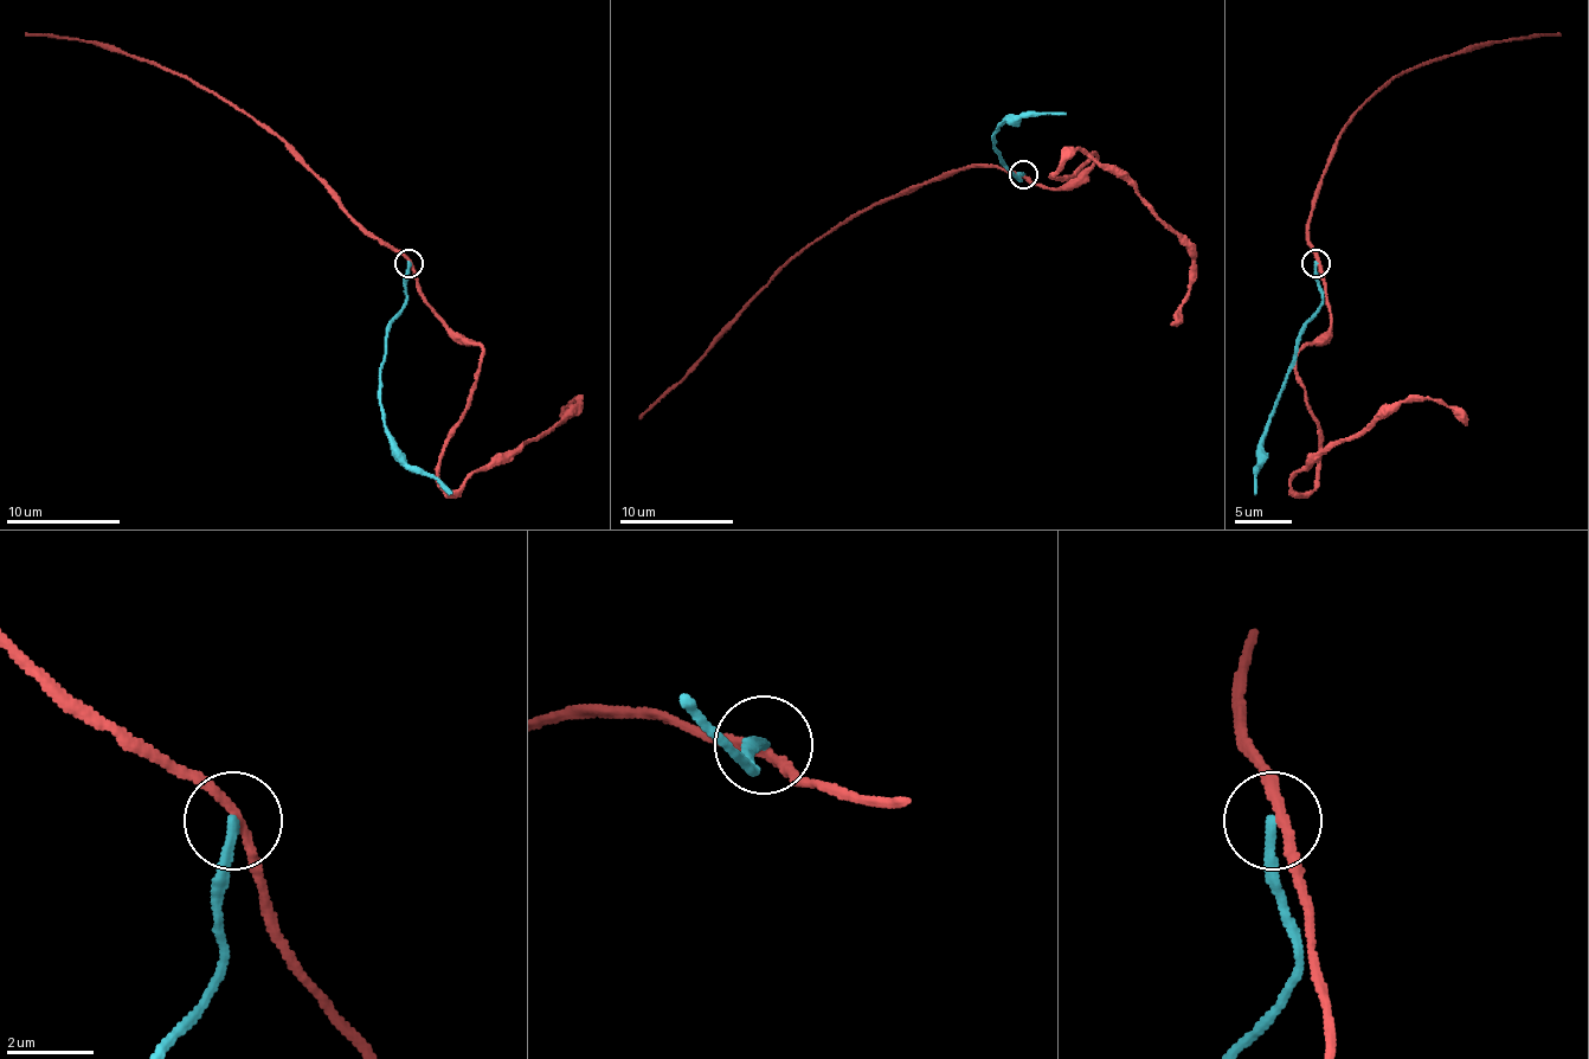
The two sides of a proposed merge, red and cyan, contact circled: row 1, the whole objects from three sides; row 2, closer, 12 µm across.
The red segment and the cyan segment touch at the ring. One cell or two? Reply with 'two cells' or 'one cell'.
two cells

